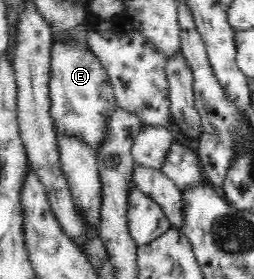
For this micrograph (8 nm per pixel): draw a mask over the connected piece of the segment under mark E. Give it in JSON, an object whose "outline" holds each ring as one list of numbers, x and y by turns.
{"outline":[[55,45,51,71,52,79,50,82,52,100,50,113,55,120,55,127,58,132,71,132,71,134,81,136,81,138,87,140,87,143,96,149,102,138,105,123,107,123,107,119,109,119,109,113,117,109,113,90,111,90,111,86,109,86,109,82,107,82,107,76,105,76,105,72,103,72,103,68,101,68,100,63,97,62,97,58,91,54,91,51,83,54,83,52,79,52,79,50,75,48,75,45]]}

